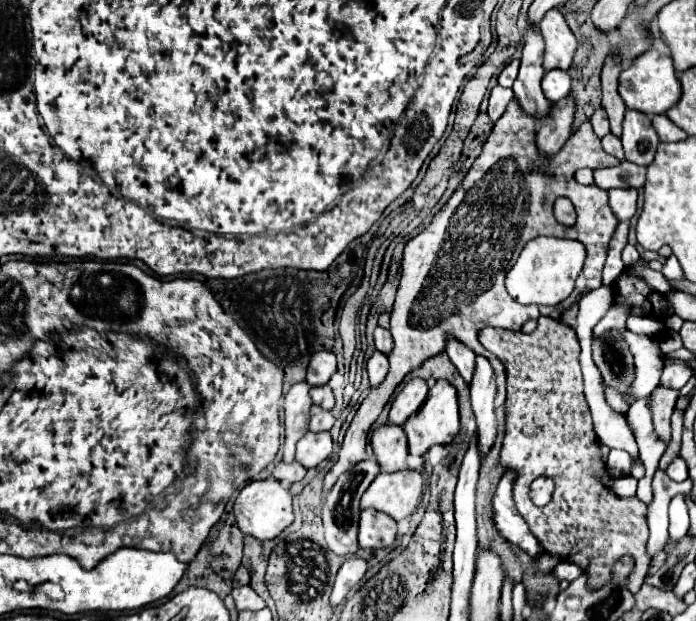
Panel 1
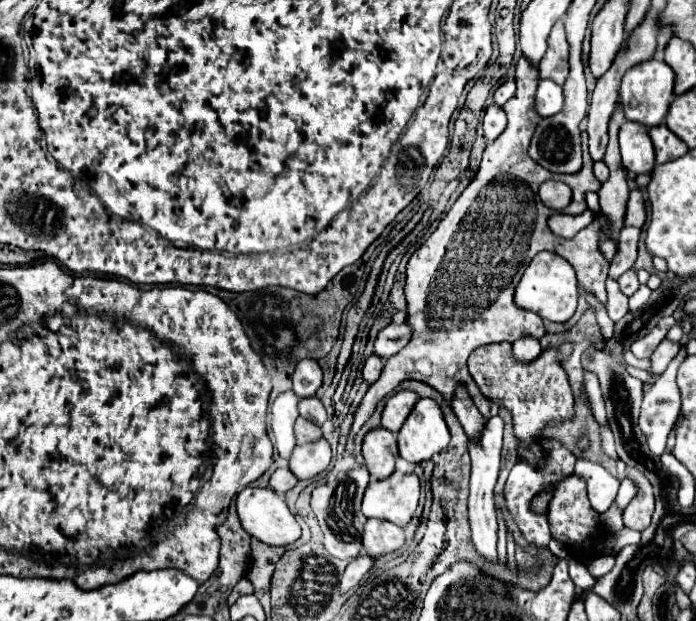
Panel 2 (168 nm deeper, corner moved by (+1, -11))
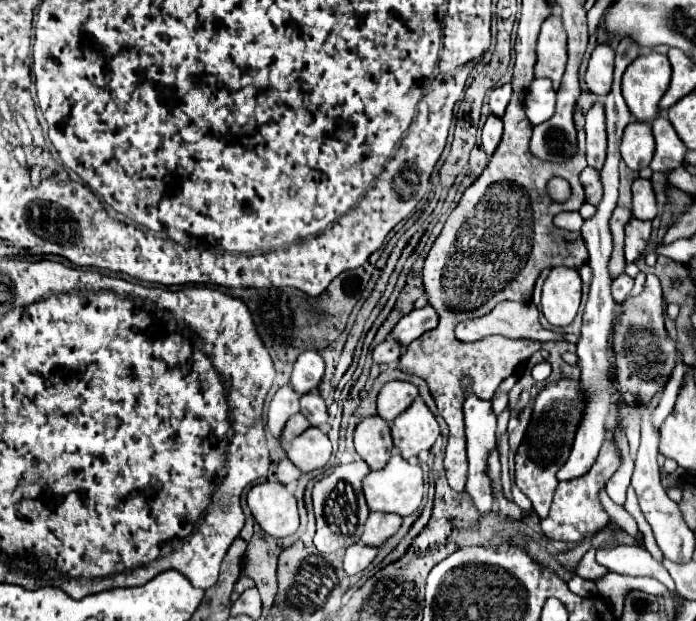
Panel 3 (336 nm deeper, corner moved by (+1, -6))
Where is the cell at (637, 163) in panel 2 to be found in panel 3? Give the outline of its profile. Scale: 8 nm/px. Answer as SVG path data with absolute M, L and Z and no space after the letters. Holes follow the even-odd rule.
M631 122L623 132L621 156L631 170L647 168L655 150L655 140L651 134L651 124Z

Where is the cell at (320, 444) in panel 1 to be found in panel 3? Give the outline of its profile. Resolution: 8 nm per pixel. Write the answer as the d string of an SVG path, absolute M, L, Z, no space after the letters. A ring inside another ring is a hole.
M311 426L291 442L287 456L301 472L313 472L327 464L331 456L331 442L321 428Z

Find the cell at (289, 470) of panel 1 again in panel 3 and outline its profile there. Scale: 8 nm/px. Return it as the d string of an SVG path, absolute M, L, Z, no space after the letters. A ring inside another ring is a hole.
M283 458L281 462L279 462L279 466L277 466L277 480L281 482L281 484L285 484L285 486L289 486L289 484L293 484L293 482L297 482L297 478L301 476L301 472L297 470L297 466L289 460L289 458Z

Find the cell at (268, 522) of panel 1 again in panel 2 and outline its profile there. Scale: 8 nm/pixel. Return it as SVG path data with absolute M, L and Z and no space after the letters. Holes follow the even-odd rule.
M259 487L243 489L237 495L237 513L239 513L243 529L267 545L291 545L301 537L301 527L295 521L293 513L289 511L285 497L271 491L269 487L265 487L265 489L259 489Z

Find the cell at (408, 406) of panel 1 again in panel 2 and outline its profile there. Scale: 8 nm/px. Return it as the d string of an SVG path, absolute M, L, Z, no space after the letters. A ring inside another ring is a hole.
M397 391L395 395L391 395L383 409L383 427L397 433L405 423L407 415L411 413L413 405L417 403L417 399L419 395L413 391Z

